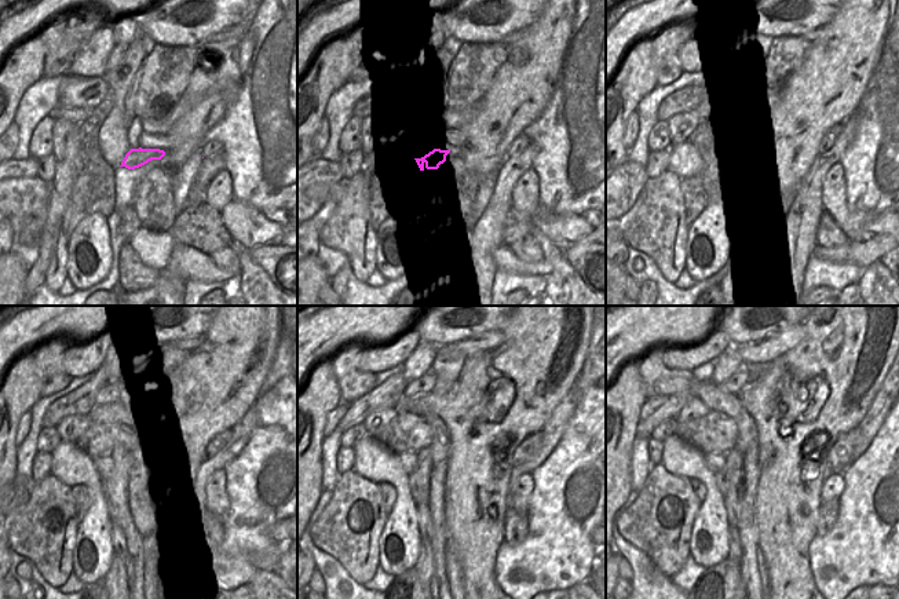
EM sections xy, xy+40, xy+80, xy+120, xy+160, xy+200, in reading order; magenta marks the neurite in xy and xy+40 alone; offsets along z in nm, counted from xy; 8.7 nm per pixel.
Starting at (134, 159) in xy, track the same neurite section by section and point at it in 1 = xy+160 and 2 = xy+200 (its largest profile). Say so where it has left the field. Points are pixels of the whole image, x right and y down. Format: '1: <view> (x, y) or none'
1: xy+160 (409, 460)
2: xy+200 (715, 460)

